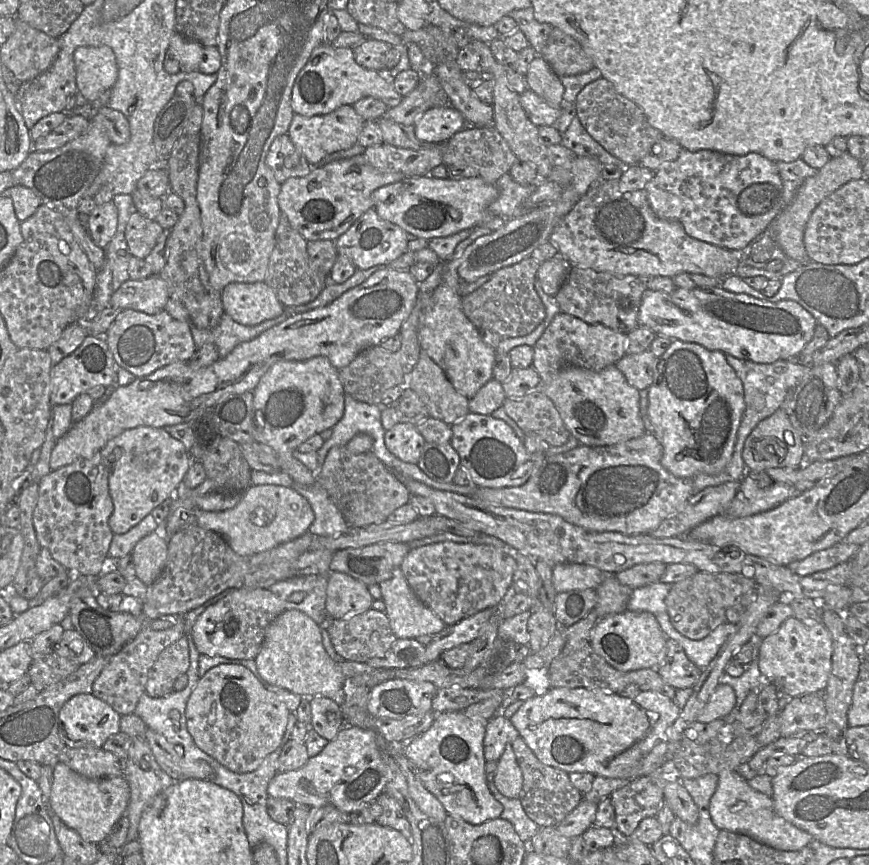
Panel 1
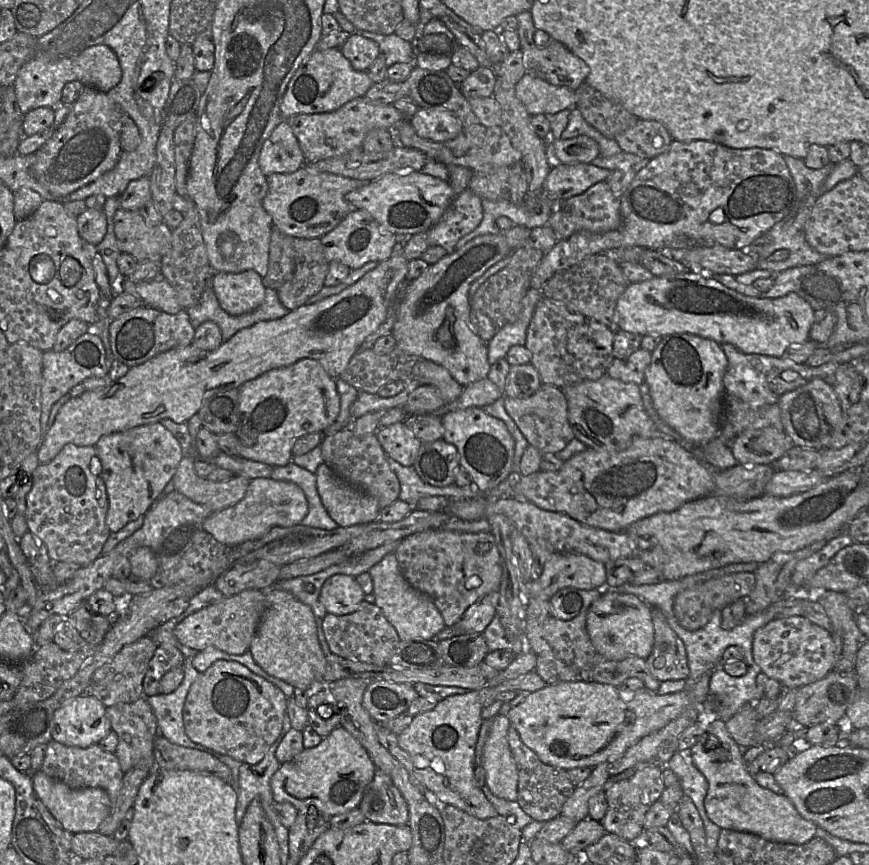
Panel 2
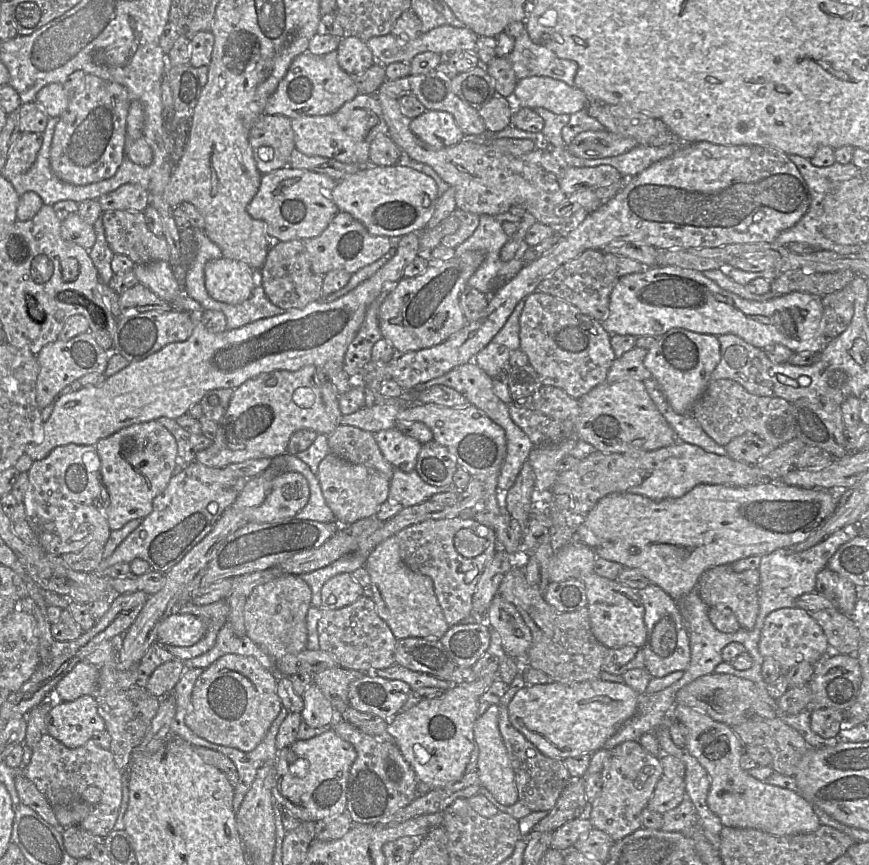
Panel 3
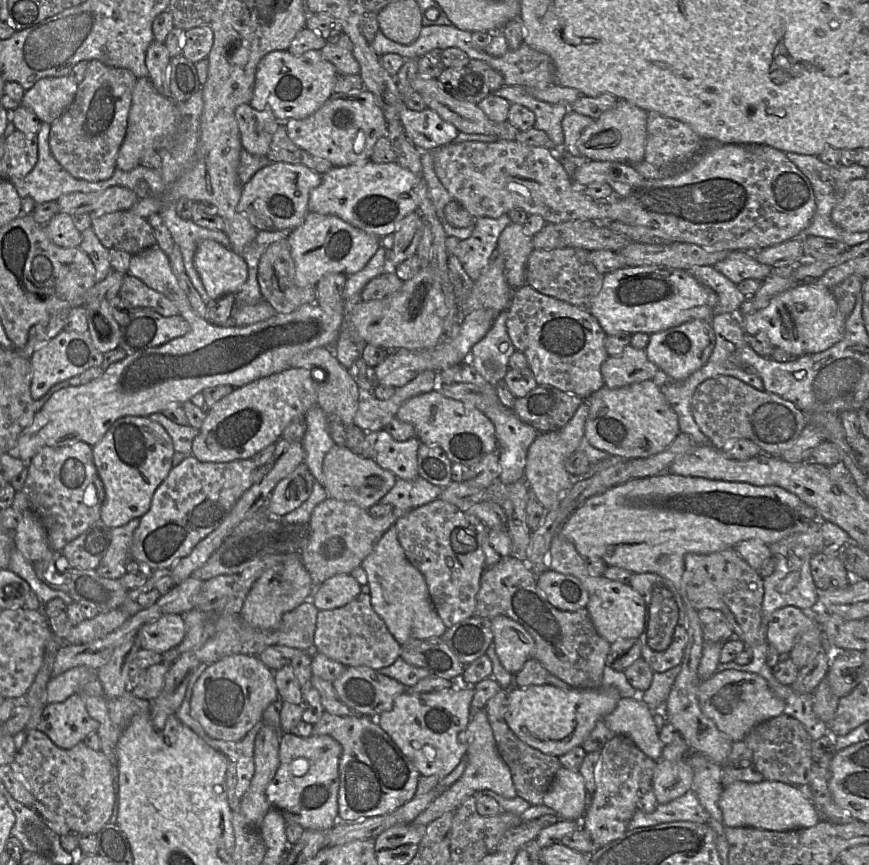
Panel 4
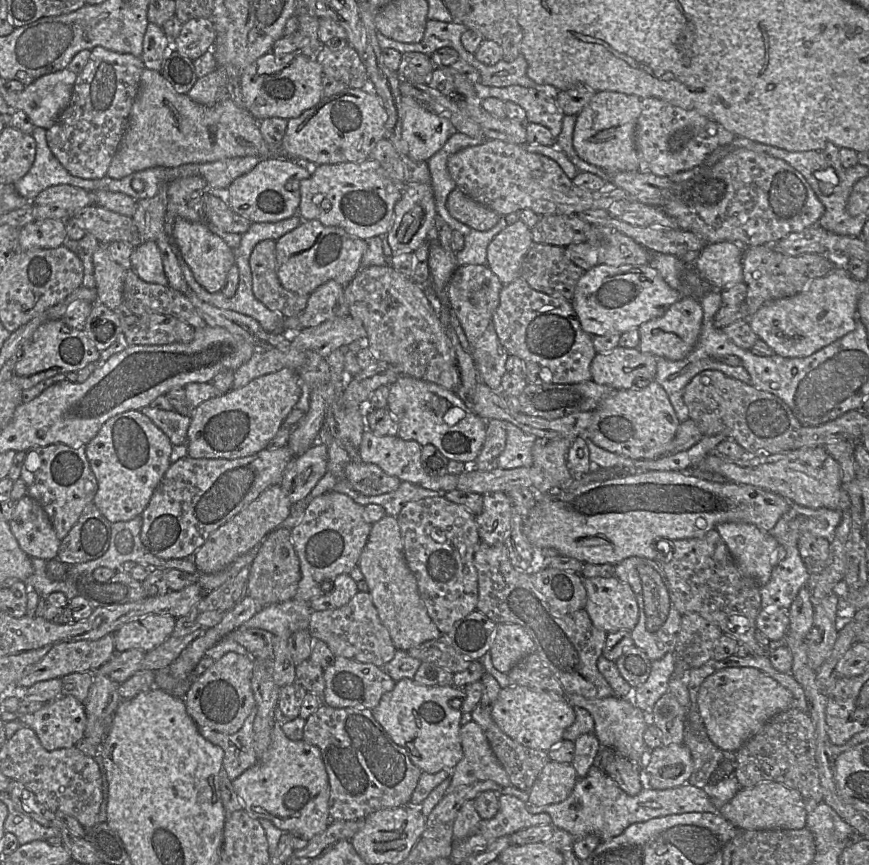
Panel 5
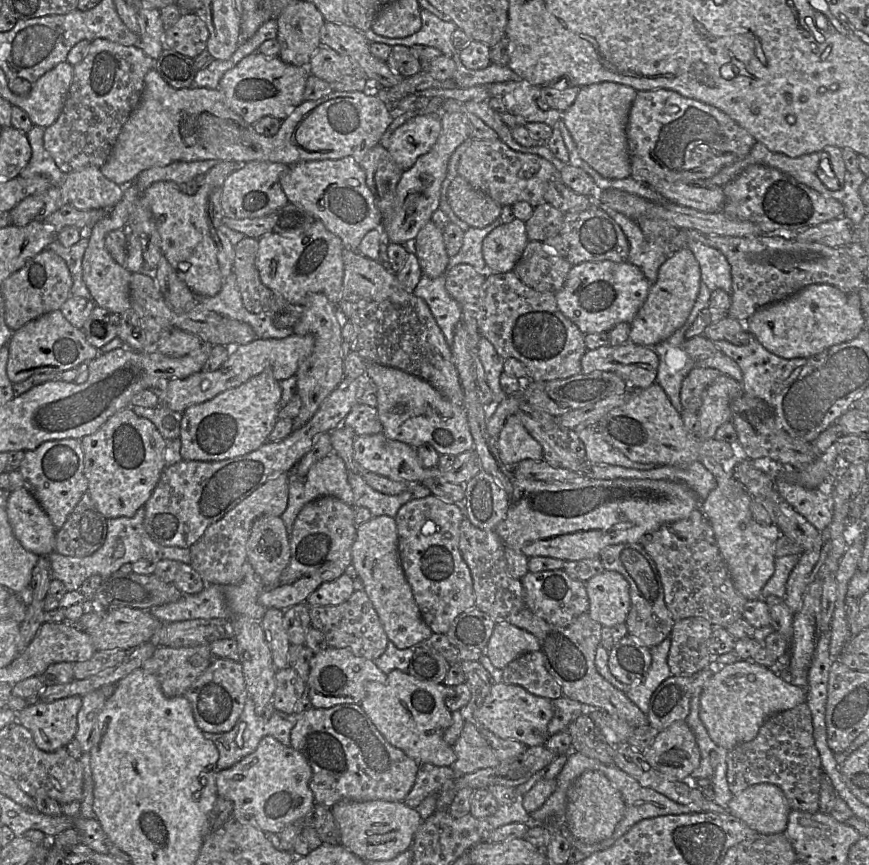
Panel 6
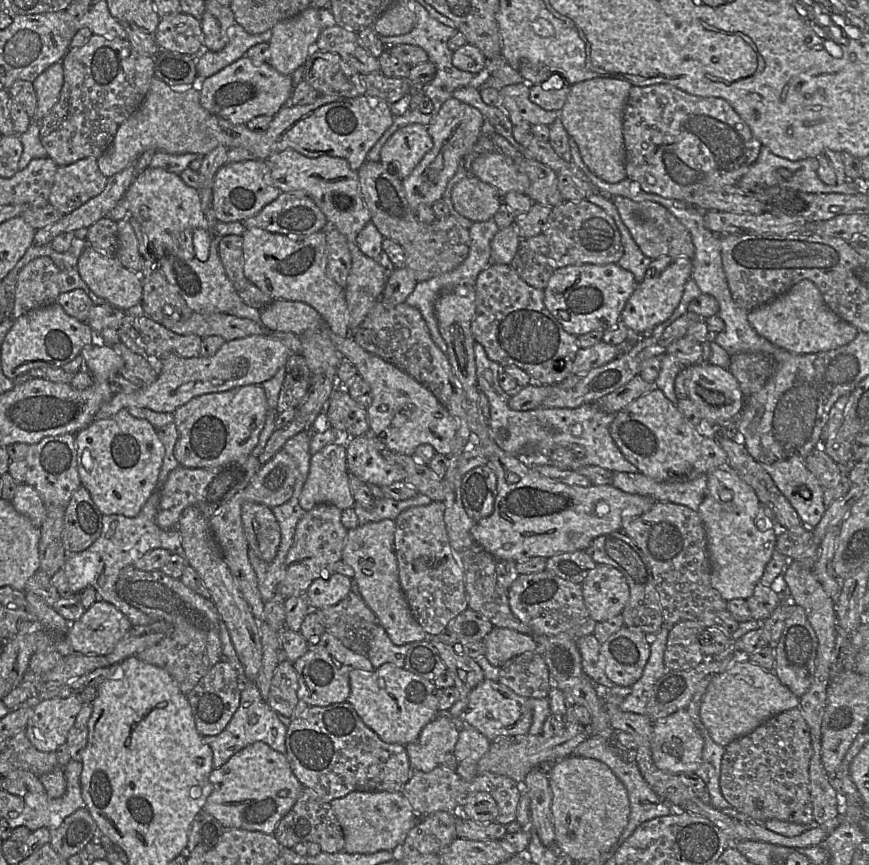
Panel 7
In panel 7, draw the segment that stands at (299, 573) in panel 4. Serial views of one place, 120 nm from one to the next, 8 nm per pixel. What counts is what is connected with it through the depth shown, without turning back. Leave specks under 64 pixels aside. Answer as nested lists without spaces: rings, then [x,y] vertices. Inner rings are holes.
[[[245,502],[241,509],[241,519],[249,548],[263,561],[273,561],[281,542],[281,531],[271,508]]]

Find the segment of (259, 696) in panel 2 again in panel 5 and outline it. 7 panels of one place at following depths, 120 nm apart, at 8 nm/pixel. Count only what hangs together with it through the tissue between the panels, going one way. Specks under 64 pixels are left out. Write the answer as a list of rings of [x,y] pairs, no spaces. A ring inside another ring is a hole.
[[[228,652],[201,673],[182,698],[197,726],[224,734],[237,732],[256,705],[251,689],[252,672],[253,658],[250,655]]]

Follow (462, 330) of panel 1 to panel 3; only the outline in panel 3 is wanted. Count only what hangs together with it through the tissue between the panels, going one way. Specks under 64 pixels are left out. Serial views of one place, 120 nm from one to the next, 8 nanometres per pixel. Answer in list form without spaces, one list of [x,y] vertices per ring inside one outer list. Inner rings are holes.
[[[470,251],[449,260],[429,260],[423,273],[400,279],[379,307],[382,338],[403,354],[436,346],[463,328],[467,321],[459,303],[460,295],[484,258],[482,251]]]

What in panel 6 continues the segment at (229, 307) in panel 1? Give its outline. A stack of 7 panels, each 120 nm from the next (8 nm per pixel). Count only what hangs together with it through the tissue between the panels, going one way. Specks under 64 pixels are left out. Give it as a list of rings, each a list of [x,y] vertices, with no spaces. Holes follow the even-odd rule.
[[[219,161],[204,176],[195,178],[199,189],[193,195],[183,193],[178,184],[168,181],[155,182],[141,192],[154,216],[162,255],[196,296],[215,296],[221,290],[223,278],[217,260],[217,247],[208,226],[208,200],[211,191],[221,188],[226,177],[243,164]]]

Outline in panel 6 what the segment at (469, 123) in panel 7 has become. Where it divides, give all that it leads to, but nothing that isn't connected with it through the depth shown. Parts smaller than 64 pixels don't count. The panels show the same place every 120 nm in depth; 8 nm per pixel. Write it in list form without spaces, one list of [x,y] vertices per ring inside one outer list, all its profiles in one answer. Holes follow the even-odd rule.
[[[443,112],[440,115],[442,129],[433,148],[418,158],[415,164],[403,171],[397,185],[392,214],[384,227],[389,242],[412,246],[420,229],[427,224],[439,209],[441,187],[447,174],[448,162],[453,152],[471,138],[471,127],[466,116],[460,112]]]

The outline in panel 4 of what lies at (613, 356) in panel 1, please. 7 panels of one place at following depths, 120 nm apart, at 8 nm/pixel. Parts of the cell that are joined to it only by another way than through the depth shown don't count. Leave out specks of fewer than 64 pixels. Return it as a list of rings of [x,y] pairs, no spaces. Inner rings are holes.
[[[524,284],[513,292],[507,309],[506,327],[515,349],[526,356],[538,385],[550,385],[577,395],[583,400],[588,400],[593,393],[604,386],[601,365],[609,356],[605,348],[607,334],[589,311],[544,295],[530,285]]]

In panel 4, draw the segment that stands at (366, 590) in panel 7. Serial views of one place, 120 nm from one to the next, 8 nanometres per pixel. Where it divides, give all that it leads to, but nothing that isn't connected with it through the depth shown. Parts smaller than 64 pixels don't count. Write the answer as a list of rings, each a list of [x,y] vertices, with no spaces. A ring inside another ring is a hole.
[[[396,525],[385,532],[360,566],[367,574],[374,611],[400,645],[408,641],[443,636],[447,627],[432,603],[424,576],[408,561],[398,540]]]

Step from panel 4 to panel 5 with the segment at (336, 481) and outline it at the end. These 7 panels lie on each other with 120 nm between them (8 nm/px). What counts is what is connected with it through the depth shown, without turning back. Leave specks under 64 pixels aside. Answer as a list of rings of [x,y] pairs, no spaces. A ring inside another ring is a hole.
[[[350,461],[344,468],[344,475],[352,489],[366,496],[393,492],[402,482],[386,474],[377,465],[363,462]]]

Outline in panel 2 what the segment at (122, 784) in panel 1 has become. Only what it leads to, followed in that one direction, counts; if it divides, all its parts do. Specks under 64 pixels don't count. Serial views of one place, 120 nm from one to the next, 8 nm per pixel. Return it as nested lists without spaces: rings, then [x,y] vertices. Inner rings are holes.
[[[38,771],[31,776],[36,797],[49,809],[52,815],[72,833],[98,831],[101,822],[111,812],[108,793],[101,787],[72,789],[65,783]]]

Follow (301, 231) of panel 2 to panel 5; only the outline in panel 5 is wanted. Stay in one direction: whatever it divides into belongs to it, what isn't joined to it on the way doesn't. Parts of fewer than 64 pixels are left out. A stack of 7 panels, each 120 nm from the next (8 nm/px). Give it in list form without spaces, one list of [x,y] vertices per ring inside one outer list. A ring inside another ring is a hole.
[[[270,157],[261,160],[251,171],[236,178],[224,191],[225,203],[236,214],[252,223],[277,222],[298,214],[300,182],[312,174],[311,165],[294,160]]]

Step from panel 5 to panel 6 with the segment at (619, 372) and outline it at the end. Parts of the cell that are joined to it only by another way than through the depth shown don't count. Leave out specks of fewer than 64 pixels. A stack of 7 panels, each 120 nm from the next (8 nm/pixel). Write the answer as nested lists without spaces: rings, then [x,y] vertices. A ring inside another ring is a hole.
[[[628,342],[619,346],[602,346],[588,350],[581,358],[583,374],[594,371],[609,371],[619,375],[625,382],[627,389],[644,389],[656,382],[659,367],[659,357],[654,347],[645,347]]]

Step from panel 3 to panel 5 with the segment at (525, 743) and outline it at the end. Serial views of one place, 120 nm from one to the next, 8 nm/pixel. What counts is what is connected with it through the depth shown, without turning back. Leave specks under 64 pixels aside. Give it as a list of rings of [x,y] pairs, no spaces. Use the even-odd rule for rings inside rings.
[[[487,672],[482,676],[480,681],[483,684],[482,697],[475,709],[471,712],[472,721],[481,727],[494,755],[506,771],[511,784],[522,791],[530,792],[544,766],[551,761],[548,752],[535,750],[518,744],[498,727],[492,718],[491,712],[501,691],[501,686],[498,681]]]

